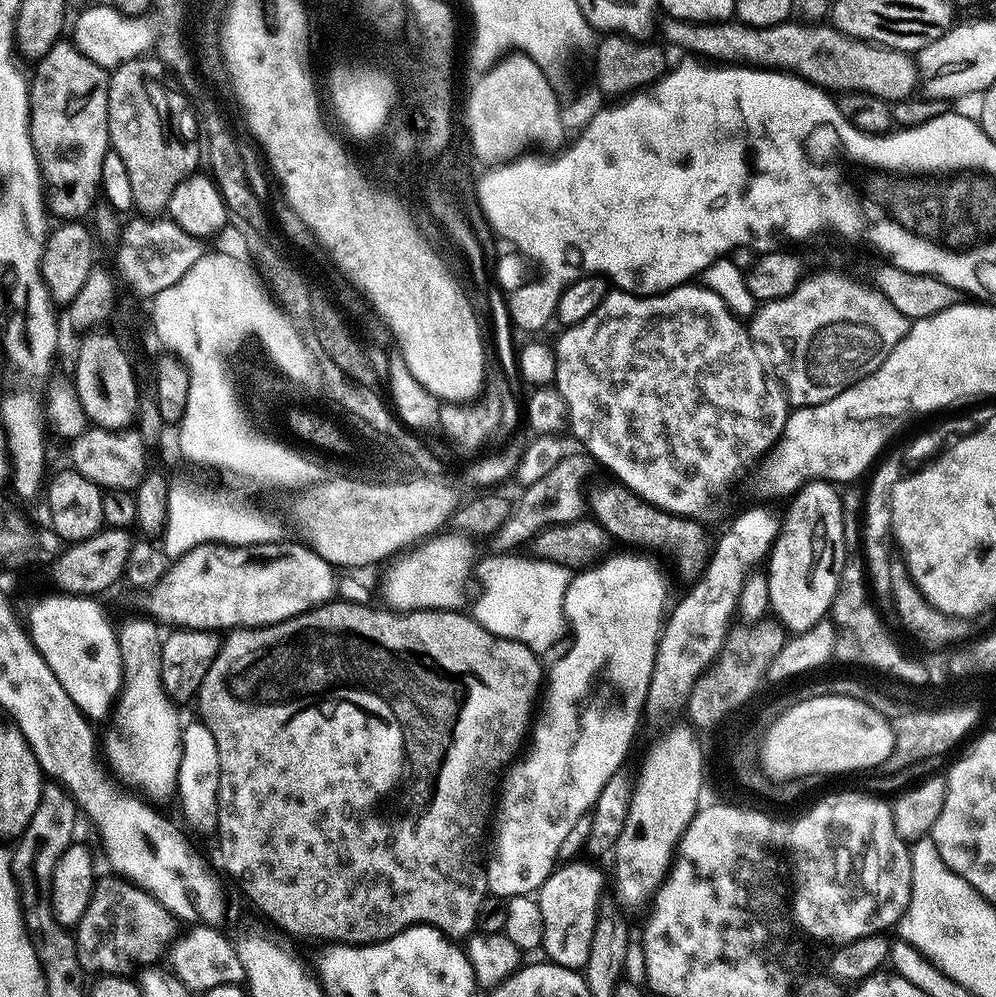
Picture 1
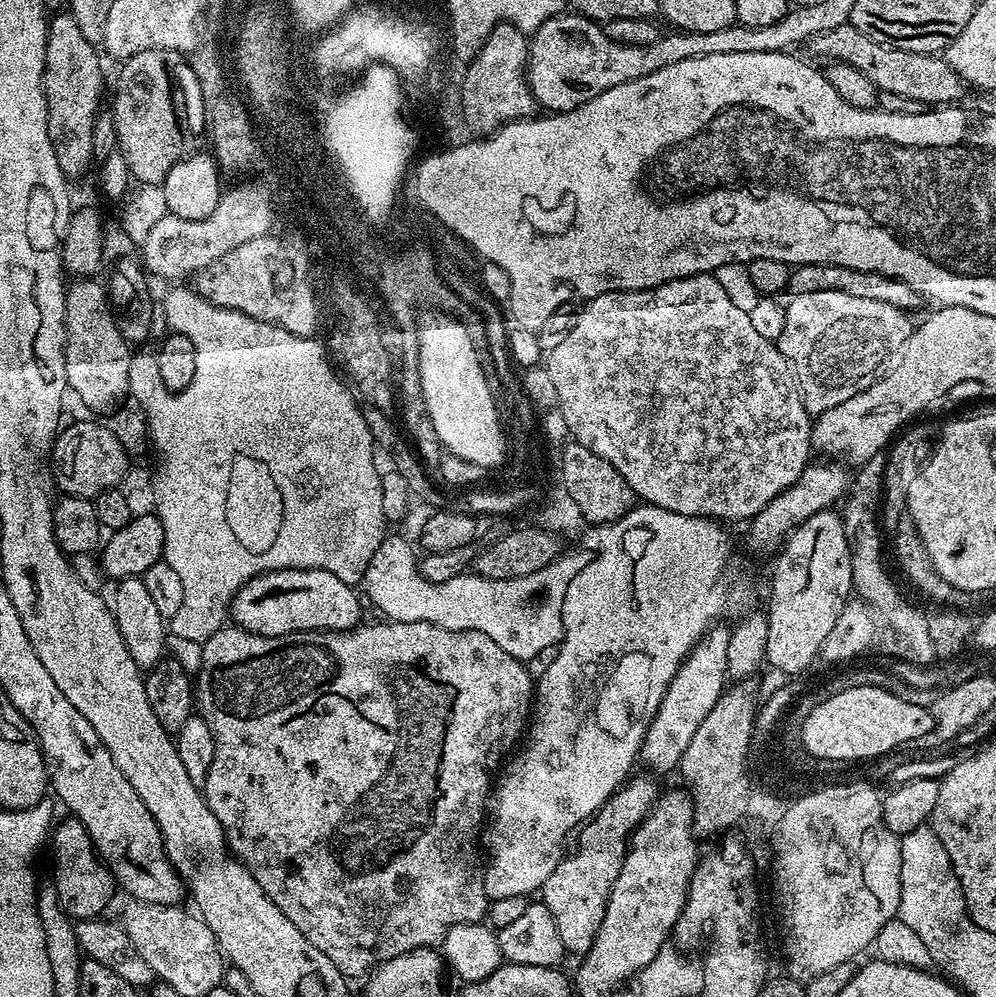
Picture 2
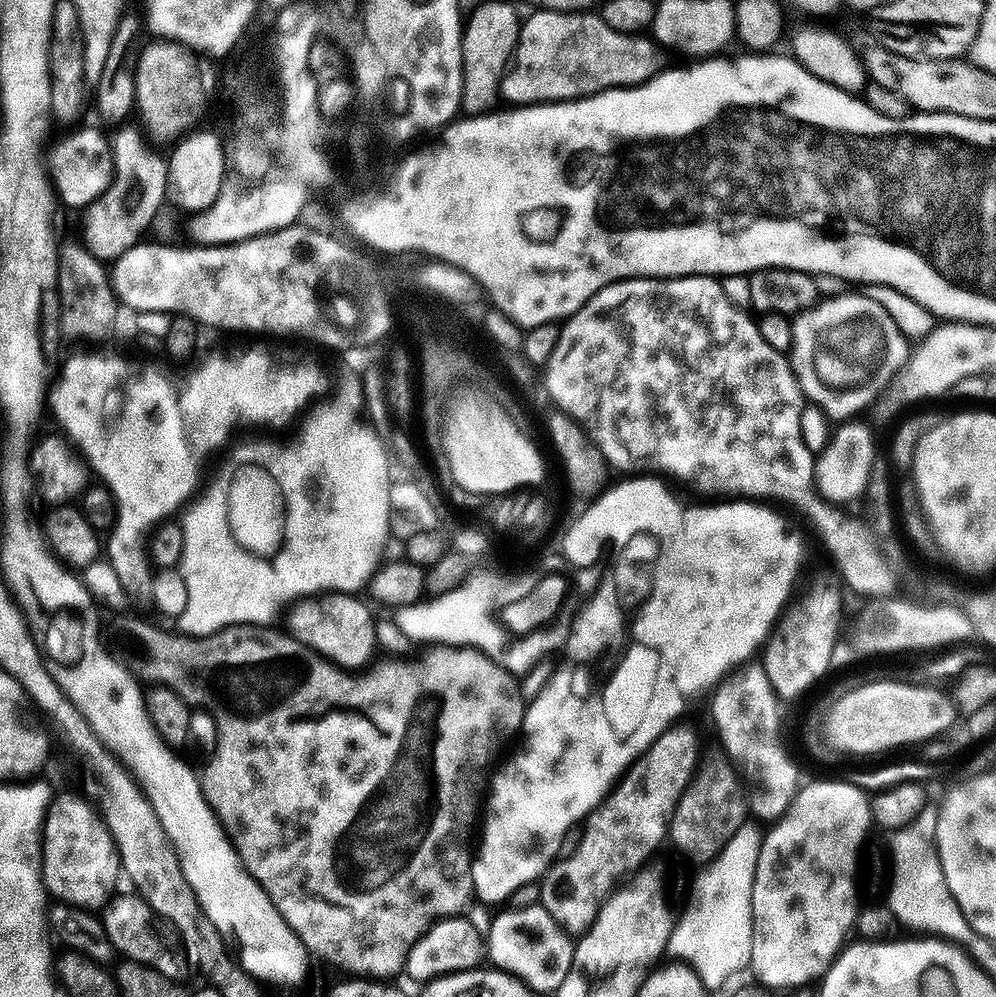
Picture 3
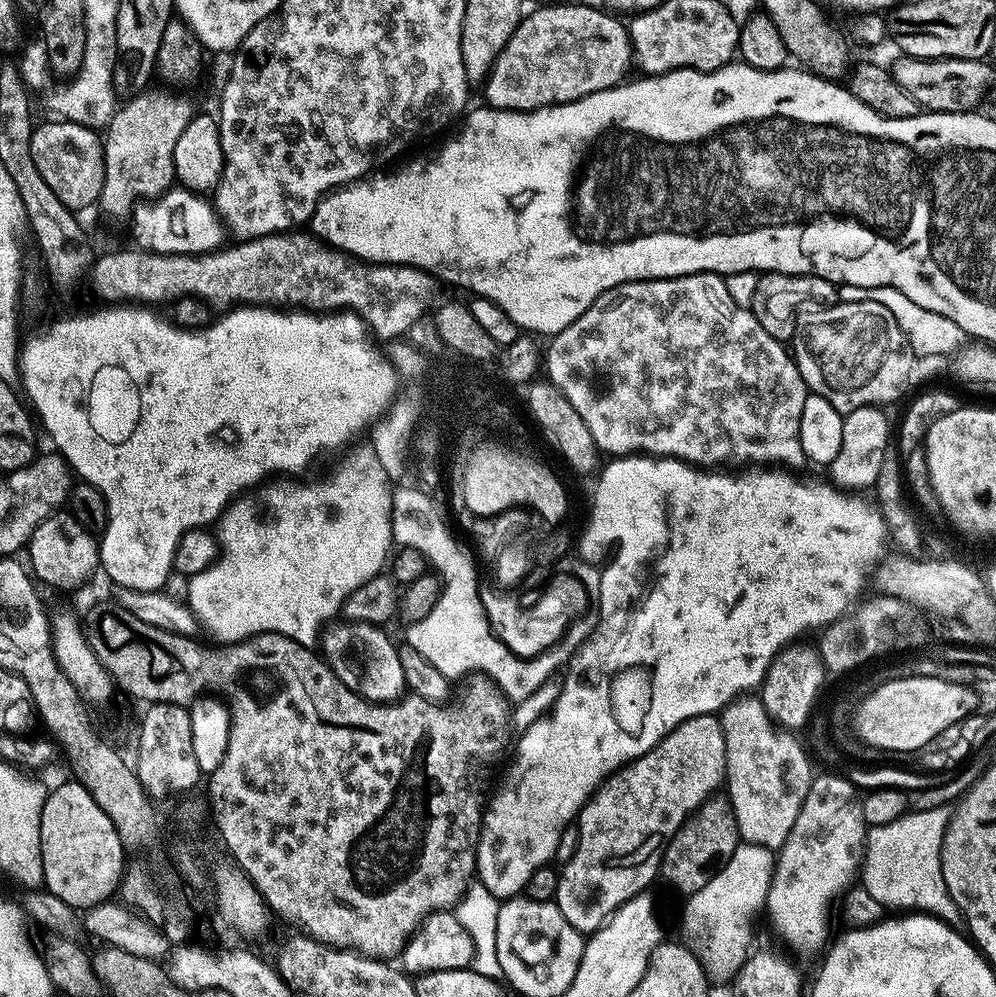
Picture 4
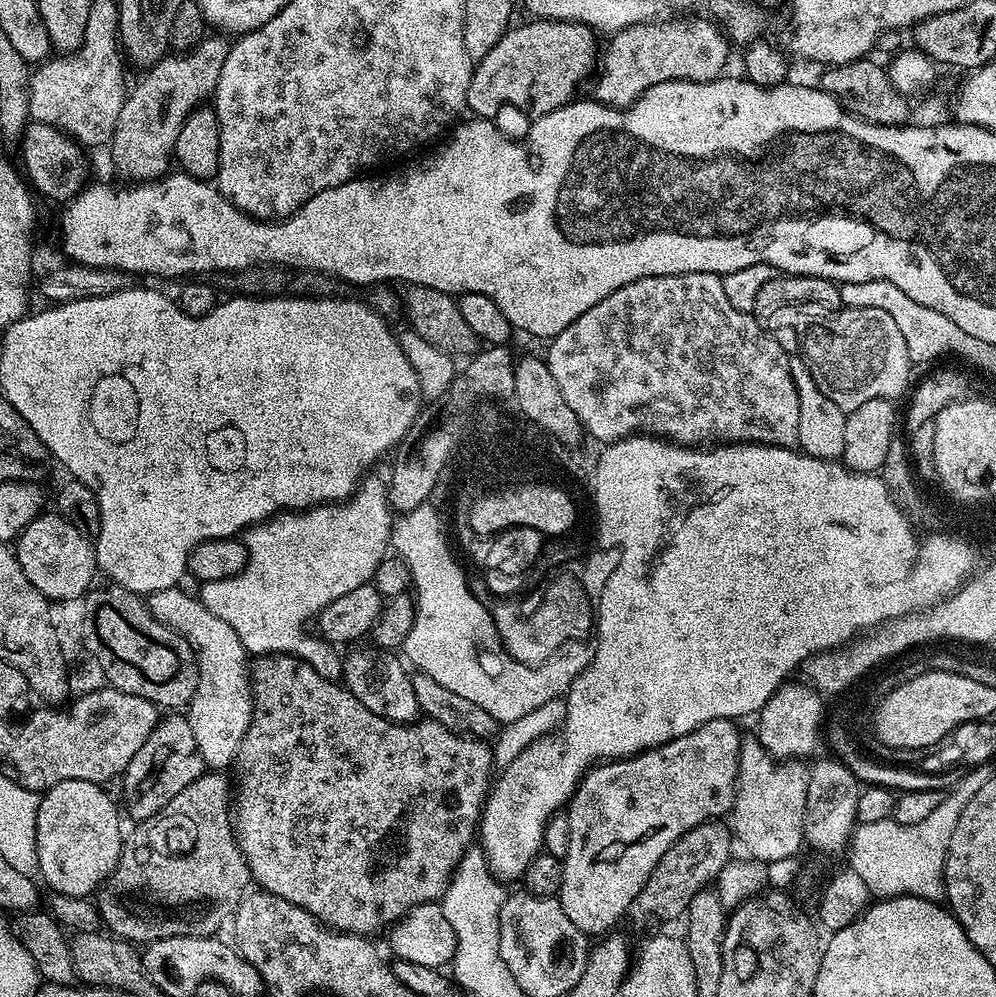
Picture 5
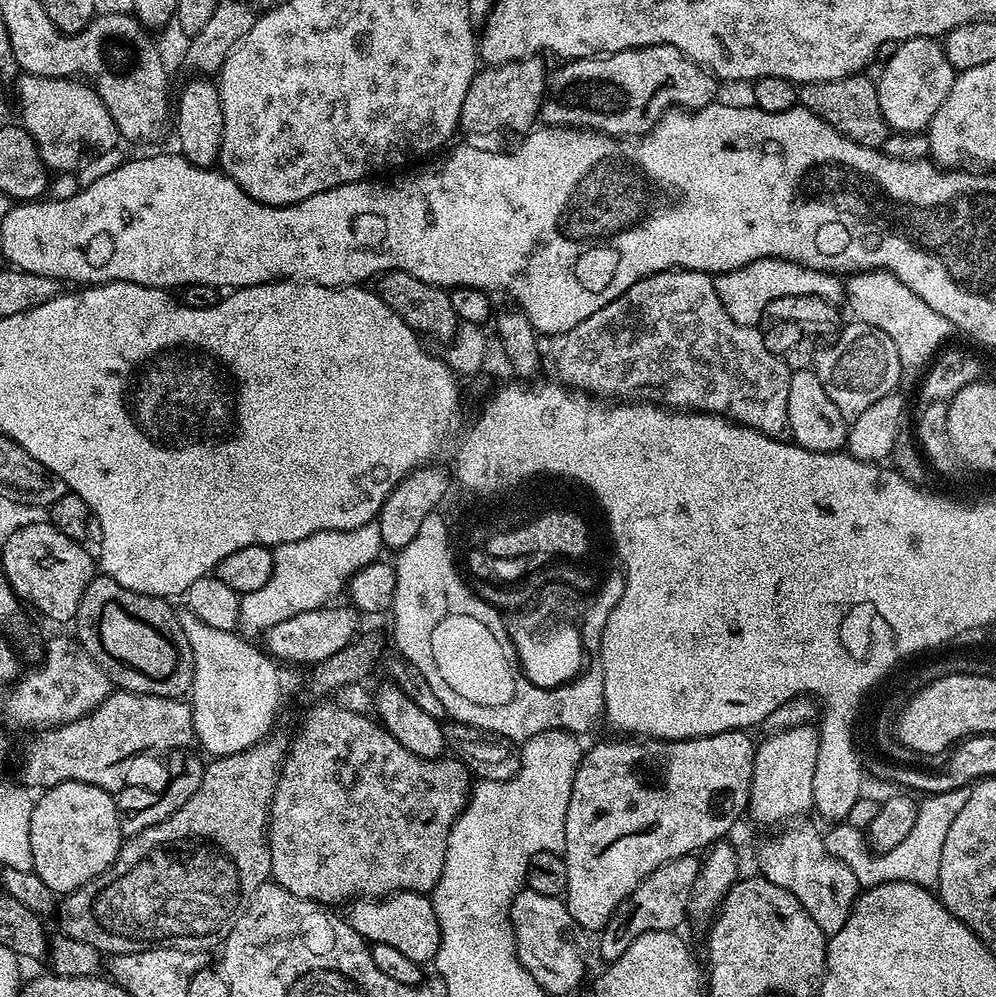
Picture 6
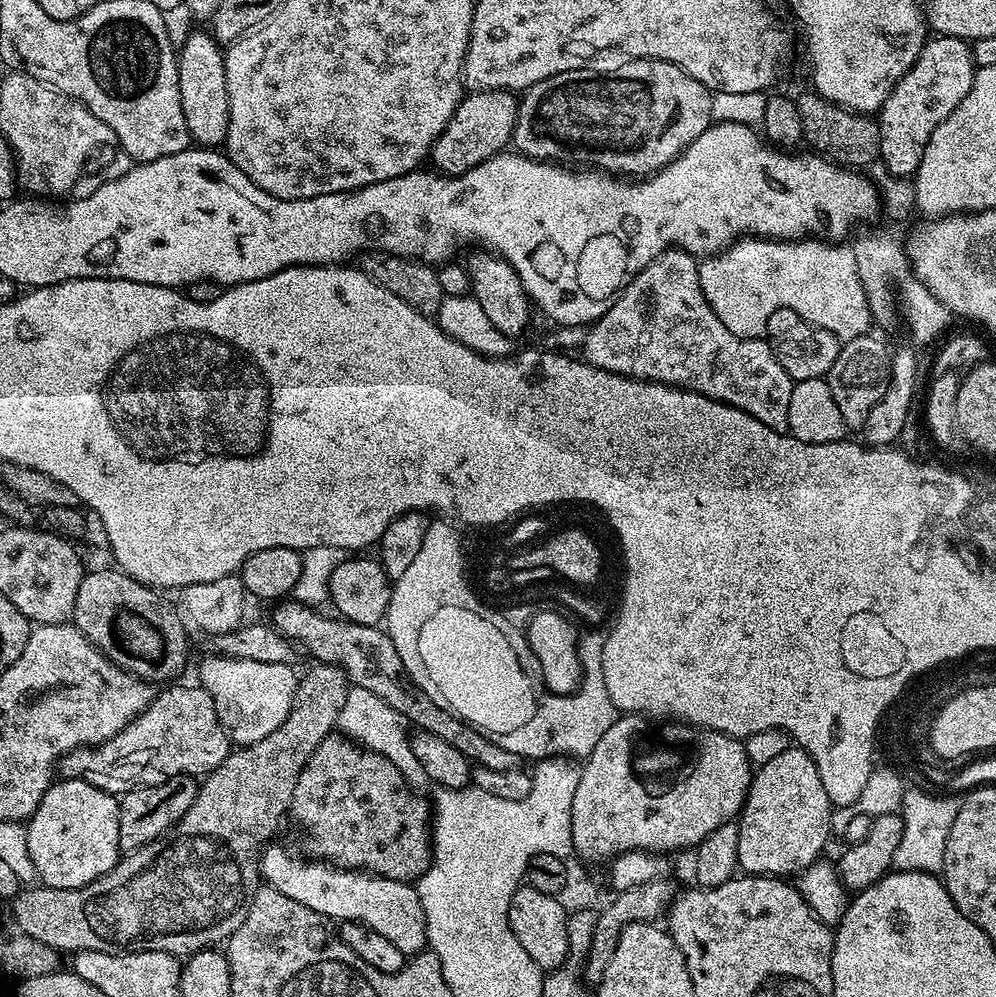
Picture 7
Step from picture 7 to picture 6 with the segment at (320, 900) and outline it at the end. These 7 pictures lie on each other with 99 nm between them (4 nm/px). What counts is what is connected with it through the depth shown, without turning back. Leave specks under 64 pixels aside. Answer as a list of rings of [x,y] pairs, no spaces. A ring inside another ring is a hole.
[[[396,892],[383,898],[361,898],[347,905],[346,919],[356,933],[372,944],[394,946],[410,962],[431,965],[438,954],[440,927],[431,899],[423,892]]]

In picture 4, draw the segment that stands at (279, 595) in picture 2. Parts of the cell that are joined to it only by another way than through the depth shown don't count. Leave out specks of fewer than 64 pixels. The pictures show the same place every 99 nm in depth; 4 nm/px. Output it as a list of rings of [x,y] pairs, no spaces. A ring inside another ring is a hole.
[[[357,623],[355,629],[356,632],[323,633],[323,655],[331,666],[332,673],[363,700],[392,702],[399,699],[406,688],[400,661],[401,649],[392,645],[392,640],[384,633],[383,627]]]

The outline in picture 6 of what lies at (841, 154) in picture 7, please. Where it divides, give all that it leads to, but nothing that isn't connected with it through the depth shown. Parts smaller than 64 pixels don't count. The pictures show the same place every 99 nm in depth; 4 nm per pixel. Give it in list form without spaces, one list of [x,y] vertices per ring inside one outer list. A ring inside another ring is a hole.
[[[857,74],[821,84],[805,84],[799,89],[798,100],[803,107],[816,112],[846,138],[868,148],[880,148],[888,136],[890,137],[890,129],[878,102],[876,85],[866,77],[867,75]]]

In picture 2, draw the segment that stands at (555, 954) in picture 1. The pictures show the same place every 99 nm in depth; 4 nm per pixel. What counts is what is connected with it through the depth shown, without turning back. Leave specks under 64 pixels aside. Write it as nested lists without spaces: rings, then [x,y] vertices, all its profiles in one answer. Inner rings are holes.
[[[633,775],[617,788],[616,793],[600,807],[595,816],[579,829],[580,841],[572,856],[565,855],[554,874],[546,878],[542,903],[550,910],[554,926],[558,926],[558,938],[562,938],[565,953],[583,954],[590,950],[590,946],[594,946],[594,938],[606,914],[608,895],[628,853],[628,842],[661,795],[662,788],[652,781],[655,779],[651,775],[643,775]]]

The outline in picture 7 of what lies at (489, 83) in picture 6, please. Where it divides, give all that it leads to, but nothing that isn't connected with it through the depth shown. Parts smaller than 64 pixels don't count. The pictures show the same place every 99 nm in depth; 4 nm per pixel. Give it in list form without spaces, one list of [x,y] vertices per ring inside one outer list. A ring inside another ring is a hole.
[[[469,91],[464,99],[454,110],[446,130],[434,142],[430,153],[431,163],[436,163],[435,167],[445,176],[461,176],[466,170],[478,166],[482,162],[489,160],[491,156],[503,153],[504,147],[512,144],[512,131],[516,125],[516,110],[518,100],[513,93],[507,92],[477,92]]]

